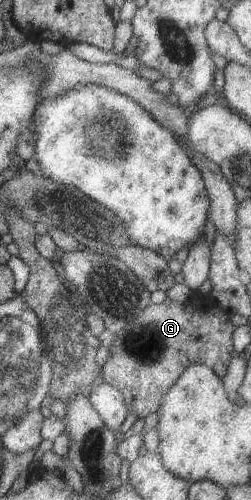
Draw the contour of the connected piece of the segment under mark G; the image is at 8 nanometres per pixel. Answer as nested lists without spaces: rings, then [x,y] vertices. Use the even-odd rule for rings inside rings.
[[[166,298],[163,303],[150,303],[137,315],[135,321],[129,321],[119,333],[115,334],[110,354],[102,366],[104,381],[116,387],[123,393],[128,413],[134,412],[139,419],[145,419],[147,415],[158,411],[163,403],[163,395],[167,389],[171,389],[181,373],[193,364],[205,364],[209,366],[215,375],[225,377],[227,365],[233,353],[234,326],[229,319],[225,319],[225,313],[211,313],[207,307],[197,309],[193,305],[181,305],[179,301]]]

